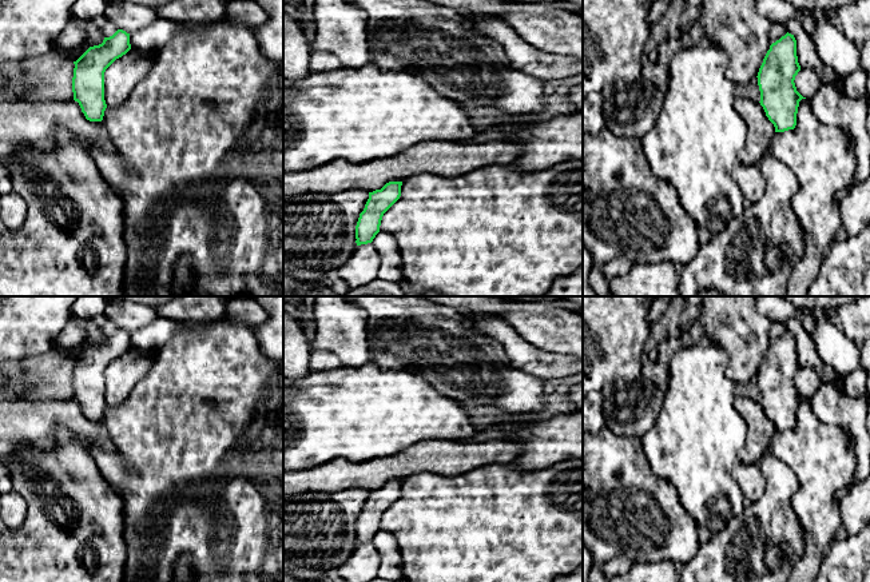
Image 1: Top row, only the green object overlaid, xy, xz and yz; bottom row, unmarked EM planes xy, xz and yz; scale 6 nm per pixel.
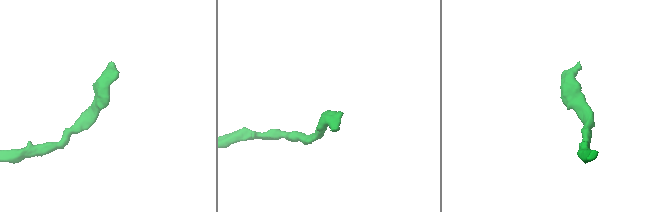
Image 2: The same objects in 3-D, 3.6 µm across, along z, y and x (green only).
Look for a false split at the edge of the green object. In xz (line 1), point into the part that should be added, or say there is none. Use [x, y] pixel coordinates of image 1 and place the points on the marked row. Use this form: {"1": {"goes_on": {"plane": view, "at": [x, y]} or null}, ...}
{"1": {"goes_on": null}}

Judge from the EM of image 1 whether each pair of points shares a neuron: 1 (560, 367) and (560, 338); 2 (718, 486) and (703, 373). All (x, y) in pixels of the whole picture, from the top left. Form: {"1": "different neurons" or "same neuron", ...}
{"1": "different neurons", "2": "same neuron"}

